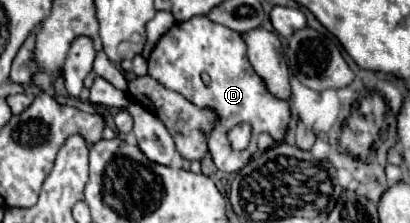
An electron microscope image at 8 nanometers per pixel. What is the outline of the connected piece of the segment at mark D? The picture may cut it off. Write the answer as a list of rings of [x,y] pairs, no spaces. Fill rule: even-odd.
[[[196,16],[186,22],[176,22],[154,46],[148,58],[148,76],[164,84],[166,88],[182,94],[196,106],[212,108],[218,112],[218,124],[214,126],[208,138],[208,150],[218,170],[222,172],[238,172],[250,156],[258,150],[256,140],[258,134],[268,132],[276,142],[282,142],[286,136],[288,120],[290,120],[290,106],[288,102],[276,100],[264,88],[264,82],[254,72],[252,64],[246,58],[246,46],[238,40],[234,30],[220,26],[206,16]],[[206,72],[210,76],[210,86],[202,84],[200,74]],[[248,122],[252,126],[252,140],[250,146],[242,152],[234,152],[226,138],[226,132],[240,124]]]

